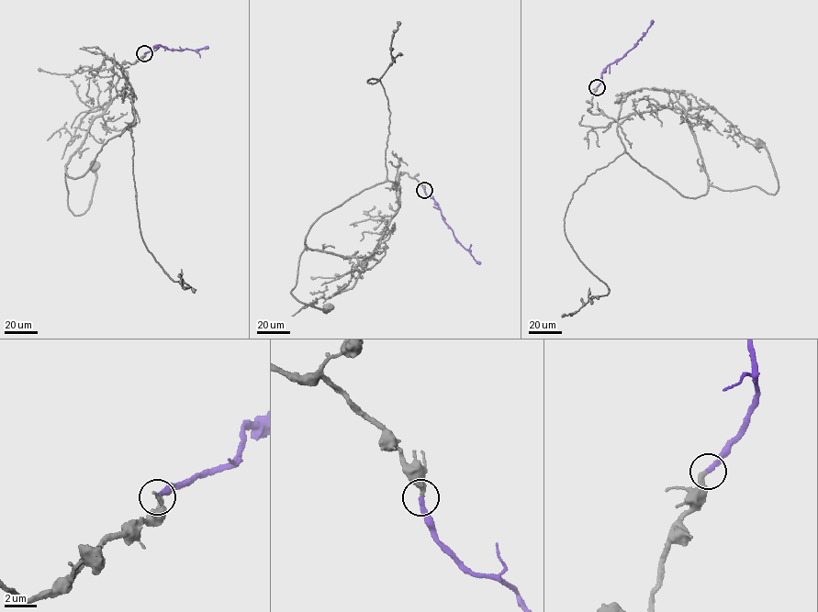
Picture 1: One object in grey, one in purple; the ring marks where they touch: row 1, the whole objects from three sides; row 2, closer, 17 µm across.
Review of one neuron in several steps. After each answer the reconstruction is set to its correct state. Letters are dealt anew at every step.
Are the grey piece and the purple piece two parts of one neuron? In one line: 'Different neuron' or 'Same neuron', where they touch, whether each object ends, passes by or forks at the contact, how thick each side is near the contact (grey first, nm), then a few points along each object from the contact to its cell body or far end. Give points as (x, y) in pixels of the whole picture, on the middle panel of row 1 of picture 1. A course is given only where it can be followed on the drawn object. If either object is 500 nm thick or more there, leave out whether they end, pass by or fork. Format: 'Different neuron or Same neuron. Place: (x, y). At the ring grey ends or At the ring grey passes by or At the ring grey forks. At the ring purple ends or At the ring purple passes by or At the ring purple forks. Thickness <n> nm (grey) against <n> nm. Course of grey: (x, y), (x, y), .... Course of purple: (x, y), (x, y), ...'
Same neuron. Place: (424, 190). At the ring grey ends. At the ring purple ends. Thickness 320 nm (grey) against 280 nm. Course of grey: (424, 190), (407, 172), (398, 175), (397, 210), (371, 255), (304, 249), (291, 293), (302, 303), (328, 308). Course of purple: (424, 190), (437, 204), (442, 219), (455, 239), (480, 263)

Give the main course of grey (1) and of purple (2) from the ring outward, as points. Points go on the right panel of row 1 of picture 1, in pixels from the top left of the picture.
1: (597, 87), (588, 111), (619, 123), (633, 113), (679, 109), (708, 182), (725, 191), (776, 193), (759, 142)
2: (597, 87), (608, 66), (635, 47), (653, 20)

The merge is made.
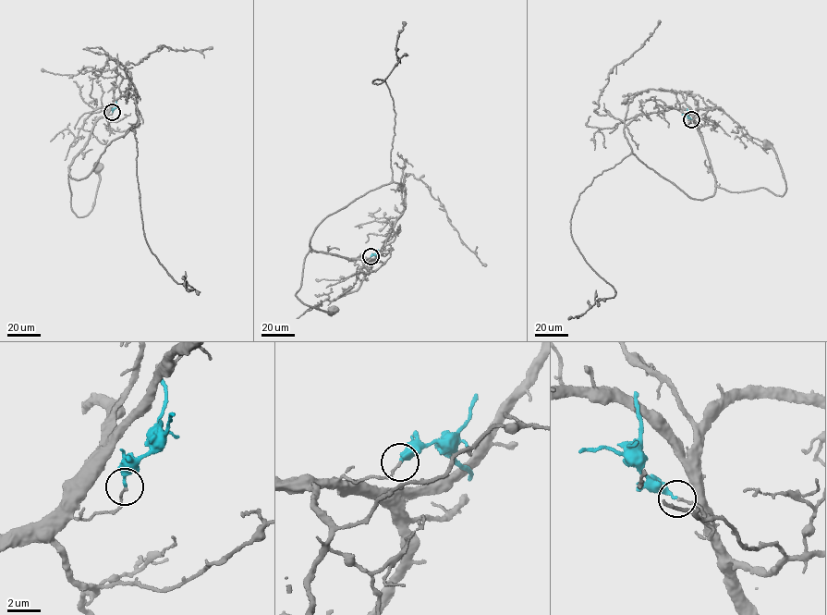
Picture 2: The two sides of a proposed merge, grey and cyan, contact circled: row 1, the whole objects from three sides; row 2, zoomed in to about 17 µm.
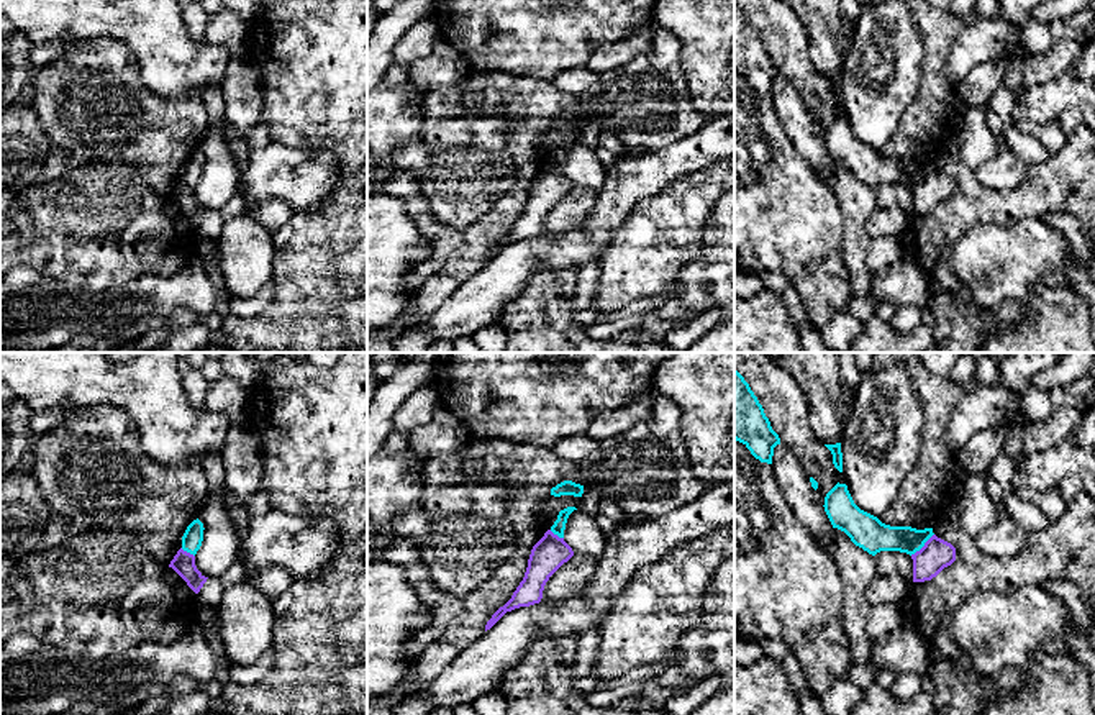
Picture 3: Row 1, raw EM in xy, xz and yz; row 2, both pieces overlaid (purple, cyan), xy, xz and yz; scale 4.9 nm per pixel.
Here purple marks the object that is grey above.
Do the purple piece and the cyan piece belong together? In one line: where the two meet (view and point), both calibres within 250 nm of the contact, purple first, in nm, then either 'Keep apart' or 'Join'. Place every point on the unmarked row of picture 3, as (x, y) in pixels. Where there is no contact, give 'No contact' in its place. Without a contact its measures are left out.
Touches purple at yz (923, 179). Thickness 150 nm (purple) against 160 nm. Keep apart

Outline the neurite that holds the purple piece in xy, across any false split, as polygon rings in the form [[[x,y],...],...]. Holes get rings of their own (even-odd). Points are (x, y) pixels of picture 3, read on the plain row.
[[[182,180],[174,189],[169,200],[172,200],[195,226],[200,225],[208,212],[197,202],[195,189],[184,184]]]

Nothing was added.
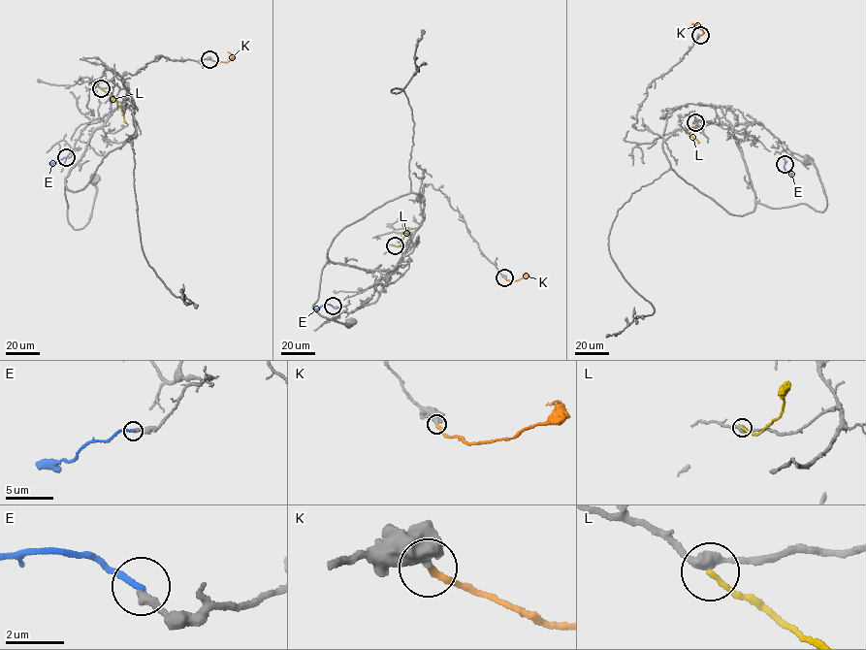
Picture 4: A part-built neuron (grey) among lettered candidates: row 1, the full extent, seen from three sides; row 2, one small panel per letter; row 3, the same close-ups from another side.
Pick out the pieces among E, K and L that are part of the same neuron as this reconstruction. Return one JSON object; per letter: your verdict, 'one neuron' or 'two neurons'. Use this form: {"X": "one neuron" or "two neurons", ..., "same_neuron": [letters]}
{"E": "two neurons", "K": "one neuron", "L": "two neurons", "same_neuron": ["K"]}

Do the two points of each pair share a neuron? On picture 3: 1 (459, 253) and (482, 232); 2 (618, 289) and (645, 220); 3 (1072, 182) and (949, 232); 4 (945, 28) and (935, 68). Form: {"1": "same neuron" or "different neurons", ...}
{"1": "same neuron", "2": "same neuron", "3": "same neuron", "4": "same neuron"}

